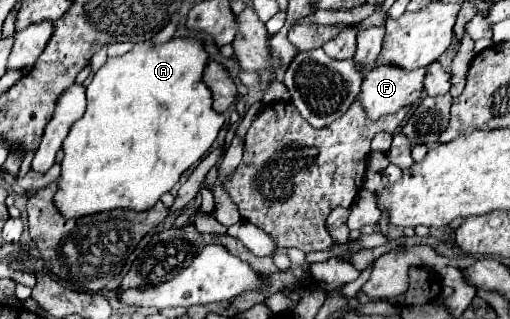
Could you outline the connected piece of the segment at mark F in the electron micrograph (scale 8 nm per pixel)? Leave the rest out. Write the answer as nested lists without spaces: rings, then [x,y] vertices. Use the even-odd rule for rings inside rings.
[[[380,63],[372,69],[360,91],[360,101],[368,111],[368,117],[380,119],[414,103],[424,89],[424,75],[426,67],[420,67],[418,71],[402,71],[402,67]]]

